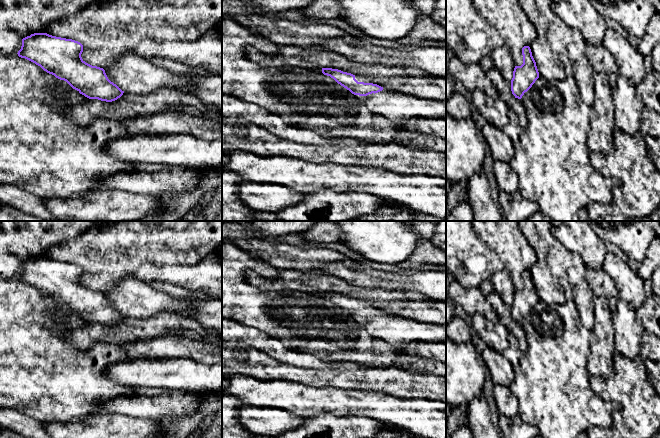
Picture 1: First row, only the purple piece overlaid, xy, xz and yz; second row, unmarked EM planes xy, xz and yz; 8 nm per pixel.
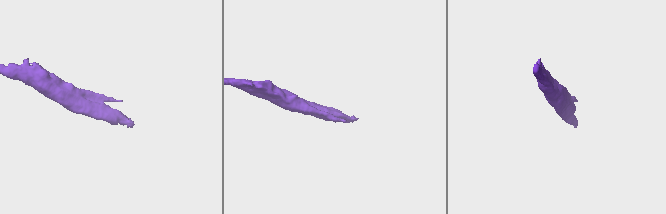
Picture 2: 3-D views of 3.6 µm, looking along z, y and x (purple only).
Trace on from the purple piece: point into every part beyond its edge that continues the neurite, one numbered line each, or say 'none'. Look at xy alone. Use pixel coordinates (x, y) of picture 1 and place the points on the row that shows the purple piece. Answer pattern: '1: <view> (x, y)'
none

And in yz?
none

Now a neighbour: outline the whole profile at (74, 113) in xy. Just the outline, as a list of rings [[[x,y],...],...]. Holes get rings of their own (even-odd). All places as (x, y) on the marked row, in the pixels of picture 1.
[[[156,89],[149,94],[124,92],[112,102],[86,99],[80,104],[64,109],[63,114],[76,124],[90,126],[95,118],[123,122],[167,111],[178,112],[176,107],[180,105],[192,106],[199,111],[205,109],[198,98],[188,93],[177,89]]]

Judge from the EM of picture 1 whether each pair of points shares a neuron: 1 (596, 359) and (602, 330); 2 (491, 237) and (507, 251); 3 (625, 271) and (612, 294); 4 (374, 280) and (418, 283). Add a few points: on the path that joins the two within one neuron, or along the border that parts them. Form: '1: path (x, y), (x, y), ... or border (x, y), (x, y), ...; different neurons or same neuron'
1: path (601, 352), (601, 337); same neuron
2: path (495, 239), (503, 247); same neuron
3: border (602, 268), (614, 283), (619, 298); different neurons
4: path (385, 280), (407, 282); same neuron

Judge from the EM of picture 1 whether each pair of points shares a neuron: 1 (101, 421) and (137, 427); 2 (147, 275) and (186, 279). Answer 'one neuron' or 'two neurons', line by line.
1: one neuron
2: one neuron

